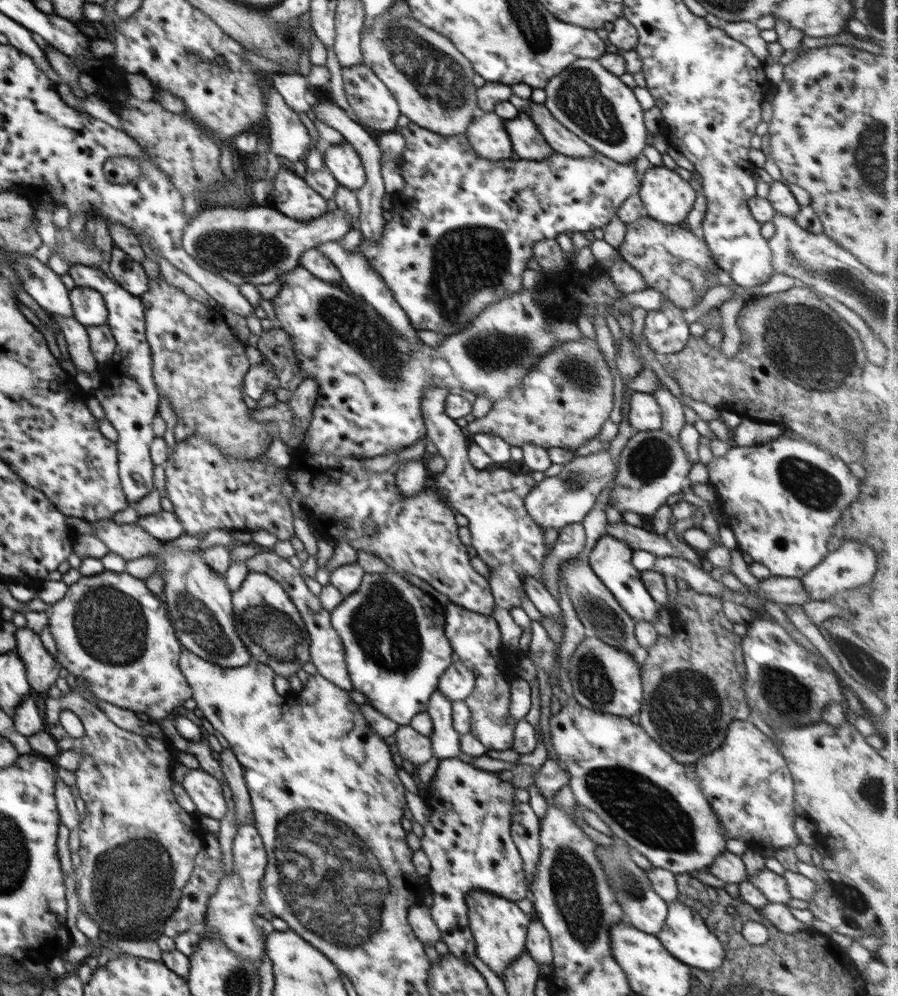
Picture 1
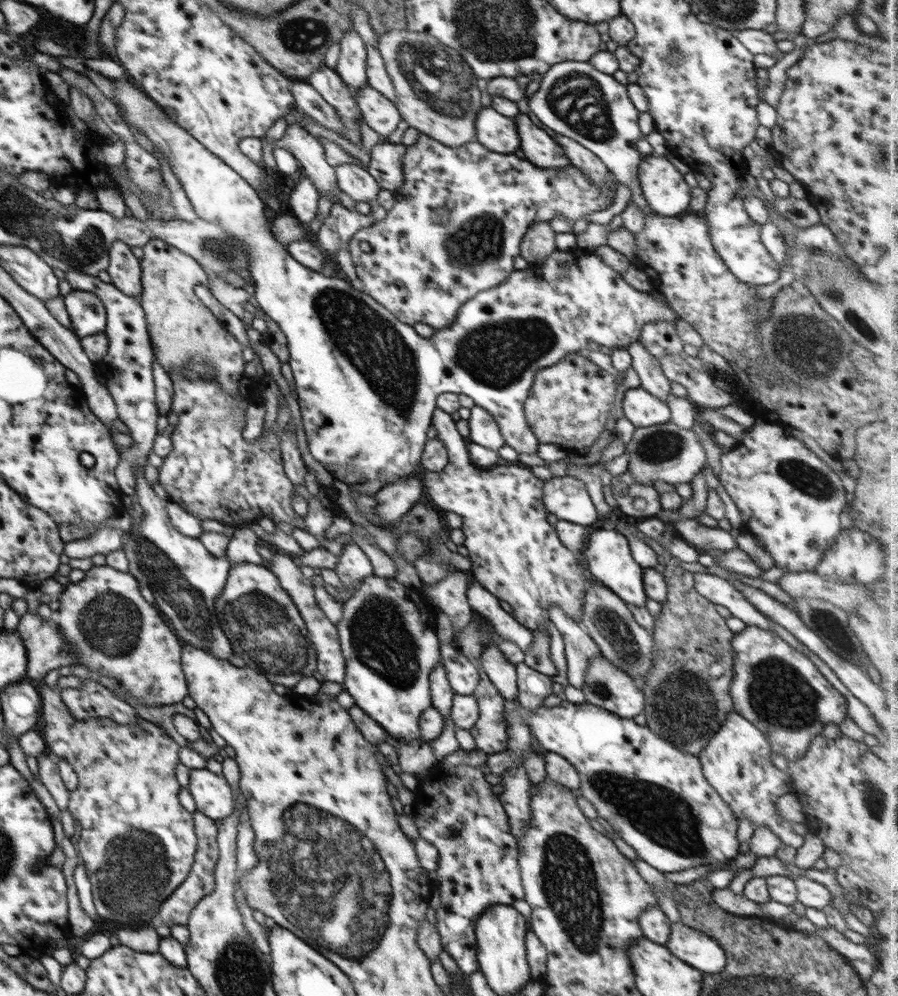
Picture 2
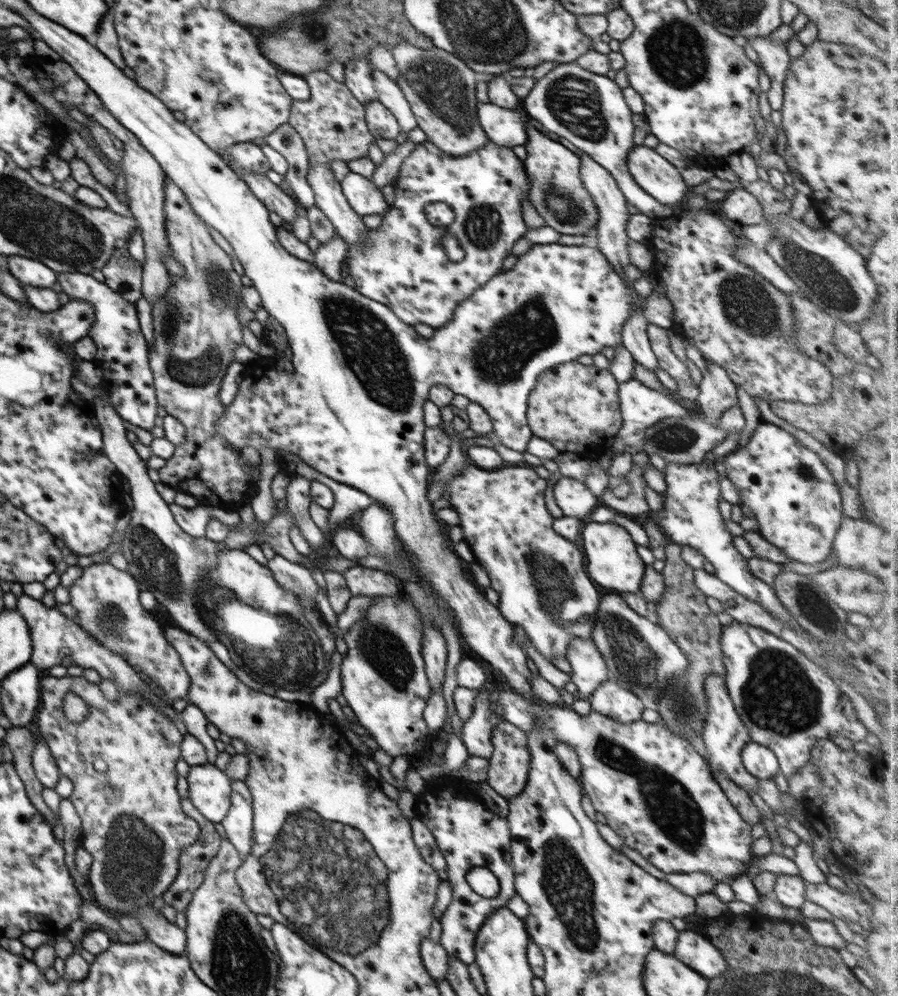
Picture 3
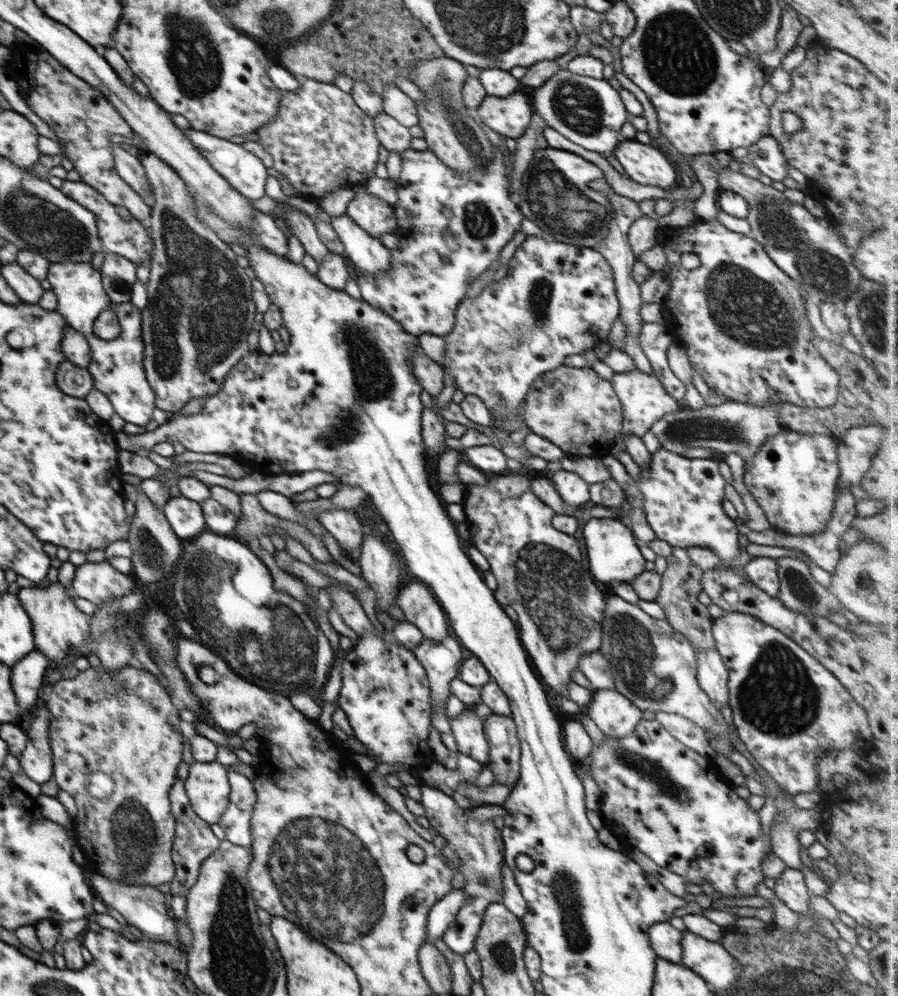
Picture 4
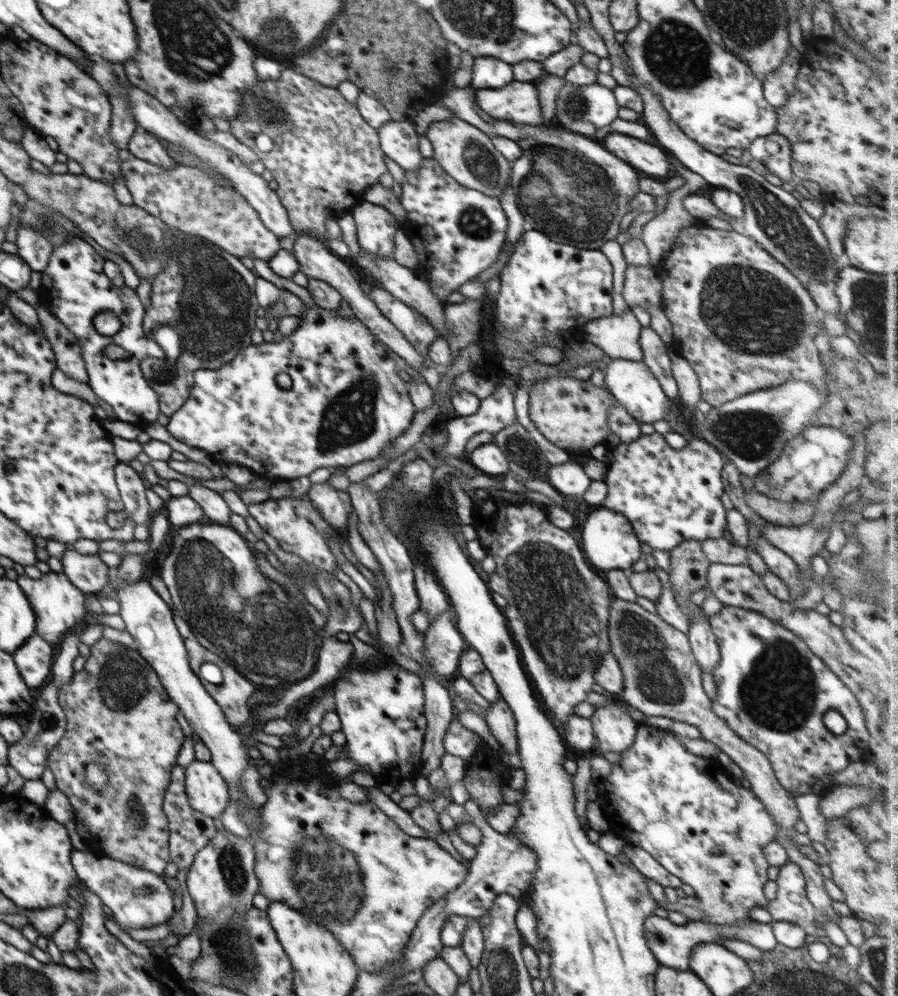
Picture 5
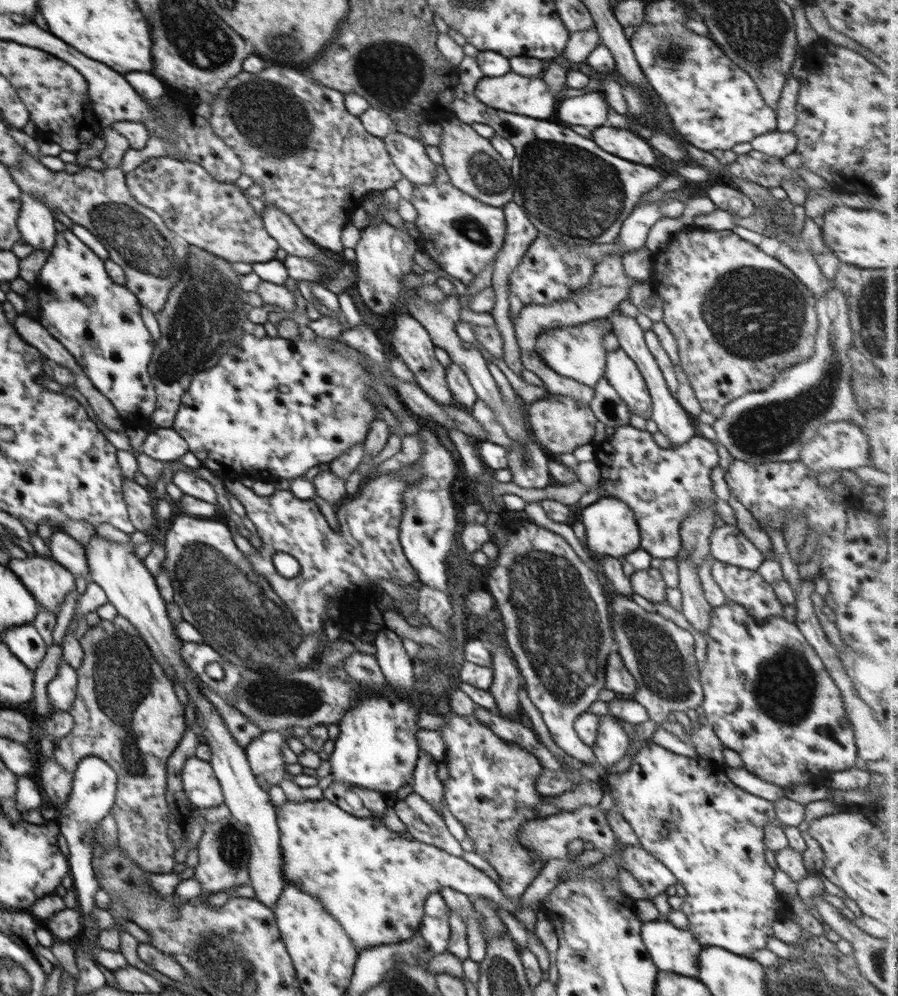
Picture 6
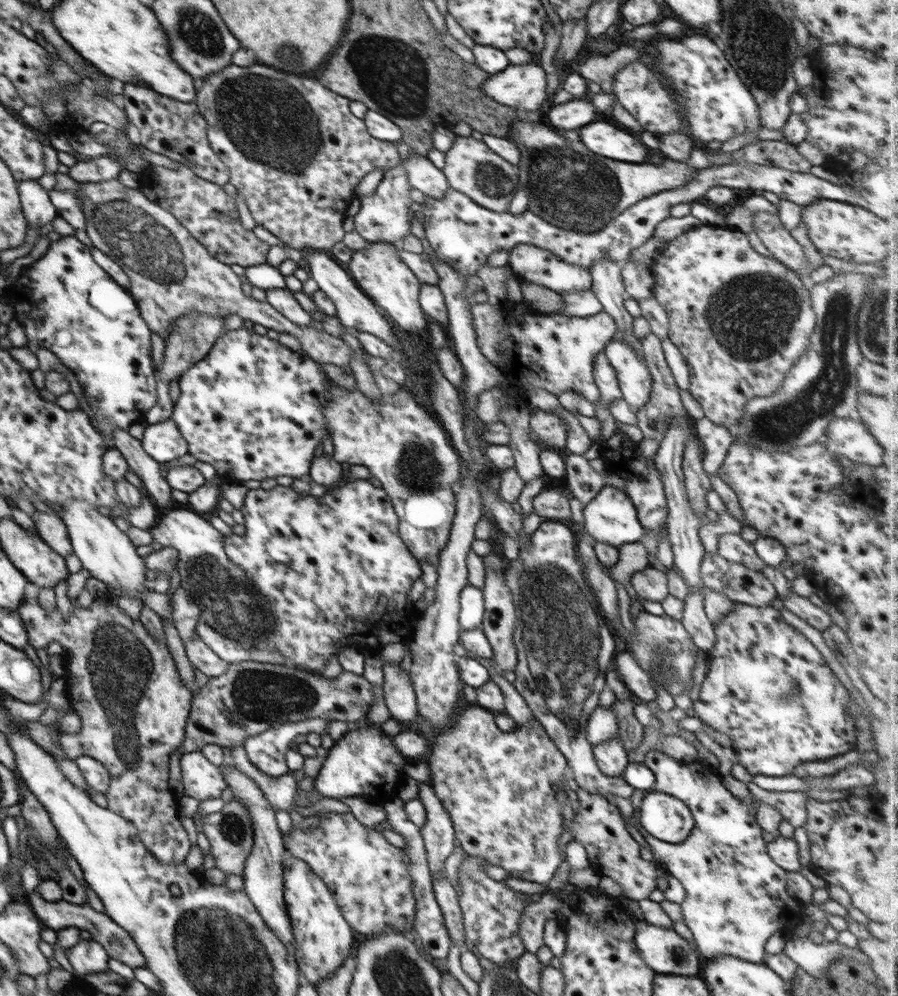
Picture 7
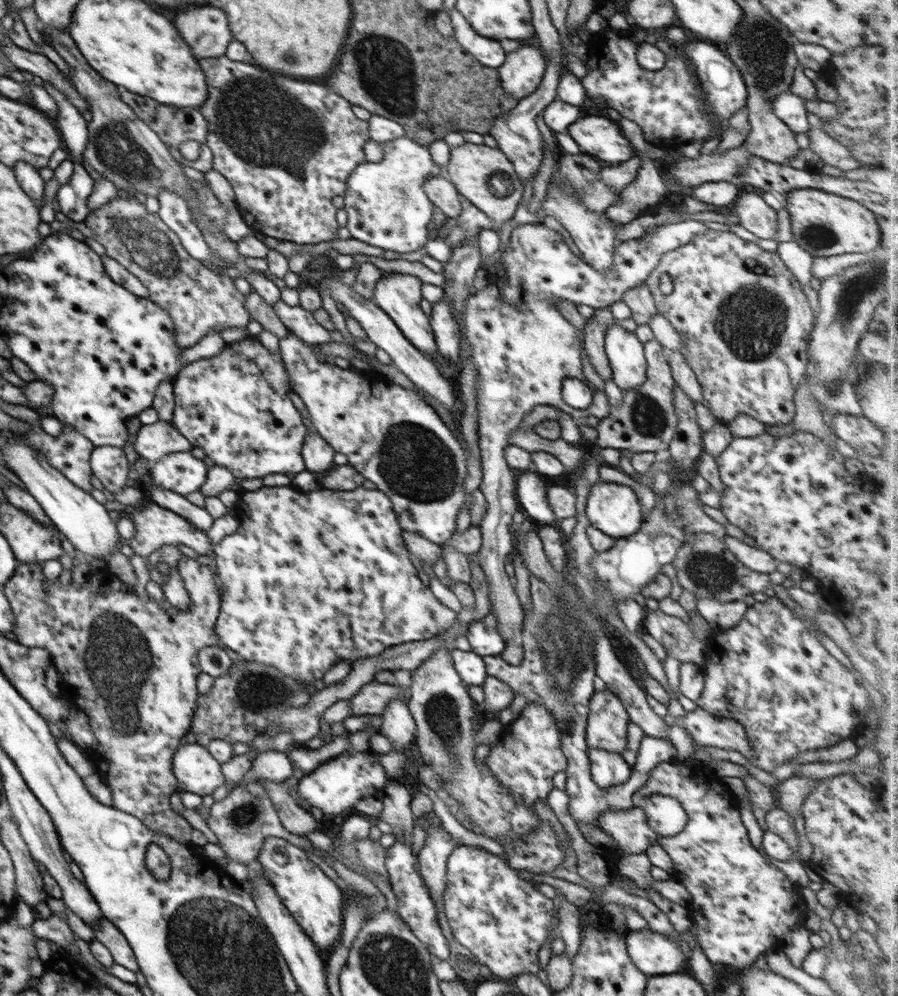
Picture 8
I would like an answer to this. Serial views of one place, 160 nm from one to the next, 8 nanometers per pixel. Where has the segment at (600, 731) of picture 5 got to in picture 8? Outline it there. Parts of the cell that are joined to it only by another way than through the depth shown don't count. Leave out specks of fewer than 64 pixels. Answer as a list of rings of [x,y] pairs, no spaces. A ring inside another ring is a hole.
[[[589,748],[588,756],[592,778],[600,788],[622,784],[633,773],[633,767],[626,763],[620,753]]]

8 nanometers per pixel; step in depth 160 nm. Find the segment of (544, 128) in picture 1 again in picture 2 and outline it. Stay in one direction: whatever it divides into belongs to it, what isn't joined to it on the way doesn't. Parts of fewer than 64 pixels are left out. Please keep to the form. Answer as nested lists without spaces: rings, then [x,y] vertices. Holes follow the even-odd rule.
[[[554,134],[553,138],[564,150],[564,154],[575,167],[578,167],[591,181],[605,187],[605,178],[610,175],[608,167],[588,148],[563,134]]]

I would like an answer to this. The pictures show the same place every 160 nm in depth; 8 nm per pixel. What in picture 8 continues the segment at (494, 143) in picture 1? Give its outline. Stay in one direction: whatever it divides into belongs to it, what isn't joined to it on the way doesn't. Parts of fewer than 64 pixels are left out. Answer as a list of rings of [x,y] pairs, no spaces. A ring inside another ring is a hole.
[[[536,40],[521,42],[518,51],[506,54],[502,66],[497,68],[501,87],[520,101],[532,94],[542,82],[546,72],[546,57]]]

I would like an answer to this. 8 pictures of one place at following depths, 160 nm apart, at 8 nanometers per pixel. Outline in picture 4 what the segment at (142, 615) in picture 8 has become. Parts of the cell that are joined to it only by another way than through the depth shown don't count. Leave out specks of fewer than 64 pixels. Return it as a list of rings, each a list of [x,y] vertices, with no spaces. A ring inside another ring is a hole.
[[[103,665],[96,668],[89,668],[85,671],[80,671],[76,677],[69,680],[60,679],[52,684],[52,692],[46,700],[47,709],[50,713],[48,735],[50,735],[50,746],[53,754],[53,779],[58,783],[60,789],[68,792],[74,797],[77,804],[77,813],[74,818],[74,839],[77,846],[85,854],[85,858],[89,864],[93,866],[95,872],[108,878],[116,880],[124,880],[133,884],[149,884],[150,886],[158,886],[164,882],[170,882],[175,877],[175,864],[171,855],[173,842],[175,839],[175,816],[172,814],[172,807],[169,799],[170,789],[178,779],[177,770],[182,762],[182,746],[184,746],[184,737],[180,728],[179,710],[172,705],[169,693],[164,687],[158,683],[157,678],[146,669],[137,666],[132,671],[131,666],[121,668],[117,674],[108,672]],[[93,772],[104,772],[112,778],[112,796],[110,798],[96,799],[88,792],[89,776]]]

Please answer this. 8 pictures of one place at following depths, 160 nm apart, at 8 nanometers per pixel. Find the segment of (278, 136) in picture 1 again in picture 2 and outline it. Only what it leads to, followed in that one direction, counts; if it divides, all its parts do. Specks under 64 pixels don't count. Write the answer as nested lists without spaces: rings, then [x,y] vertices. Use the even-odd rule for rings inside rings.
[[[299,124],[287,126],[282,138],[276,141],[278,148],[289,150],[301,164],[302,174],[309,176],[317,186],[320,197],[330,197],[334,203],[341,203],[336,189],[335,168],[326,163],[324,147],[318,139]]]

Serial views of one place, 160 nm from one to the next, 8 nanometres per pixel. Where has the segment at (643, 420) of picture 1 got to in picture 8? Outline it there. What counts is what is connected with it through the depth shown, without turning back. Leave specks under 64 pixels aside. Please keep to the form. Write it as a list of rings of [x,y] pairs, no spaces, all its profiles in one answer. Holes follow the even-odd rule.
[[[617,322],[605,332],[605,351],[613,370],[613,380],[621,390],[634,390],[646,380],[647,360],[643,343],[632,332],[626,331]]]

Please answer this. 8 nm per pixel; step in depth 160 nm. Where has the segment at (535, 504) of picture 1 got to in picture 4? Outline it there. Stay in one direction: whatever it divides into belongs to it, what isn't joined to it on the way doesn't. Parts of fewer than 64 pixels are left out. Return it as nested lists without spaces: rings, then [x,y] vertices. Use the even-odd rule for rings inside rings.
[[[560,470],[550,472],[548,478],[564,503],[580,508],[590,501],[589,485],[578,474]]]

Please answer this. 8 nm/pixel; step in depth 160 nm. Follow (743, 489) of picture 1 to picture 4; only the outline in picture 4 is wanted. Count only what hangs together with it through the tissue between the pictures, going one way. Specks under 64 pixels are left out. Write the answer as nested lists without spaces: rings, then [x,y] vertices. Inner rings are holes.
[[[780,431],[746,464],[743,482],[765,513],[771,529],[796,538],[825,531],[834,511],[839,465],[838,442],[824,434]]]

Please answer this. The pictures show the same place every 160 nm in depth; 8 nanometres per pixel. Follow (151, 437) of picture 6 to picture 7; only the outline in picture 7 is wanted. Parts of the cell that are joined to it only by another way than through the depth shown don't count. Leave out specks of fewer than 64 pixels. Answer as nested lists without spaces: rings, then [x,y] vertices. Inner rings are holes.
[[[172,417],[164,422],[146,424],[141,445],[150,457],[160,464],[185,456],[189,450]]]

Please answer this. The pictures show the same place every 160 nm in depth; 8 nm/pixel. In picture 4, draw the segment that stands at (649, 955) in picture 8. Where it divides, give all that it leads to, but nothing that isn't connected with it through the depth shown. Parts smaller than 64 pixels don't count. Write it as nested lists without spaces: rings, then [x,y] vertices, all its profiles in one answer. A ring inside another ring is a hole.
[[[658,922],[649,927],[648,937],[657,957],[674,963],[682,962],[682,932],[669,922]]]

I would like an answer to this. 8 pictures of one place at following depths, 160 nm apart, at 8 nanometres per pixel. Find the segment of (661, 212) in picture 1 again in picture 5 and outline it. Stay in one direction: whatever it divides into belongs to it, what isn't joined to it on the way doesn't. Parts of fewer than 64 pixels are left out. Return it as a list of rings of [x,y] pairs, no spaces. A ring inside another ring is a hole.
[[[610,134],[604,146],[620,160],[634,166],[645,177],[667,176],[668,174],[669,162],[666,154],[652,144],[646,144],[632,136]]]

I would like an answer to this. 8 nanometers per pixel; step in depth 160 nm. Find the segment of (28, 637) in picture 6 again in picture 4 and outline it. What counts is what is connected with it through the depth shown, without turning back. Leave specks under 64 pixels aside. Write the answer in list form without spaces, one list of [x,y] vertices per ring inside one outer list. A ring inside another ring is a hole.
[[[33,650],[11,667],[11,683],[20,716],[30,710],[38,700],[38,690],[43,685],[50,662],[41,652]]]

